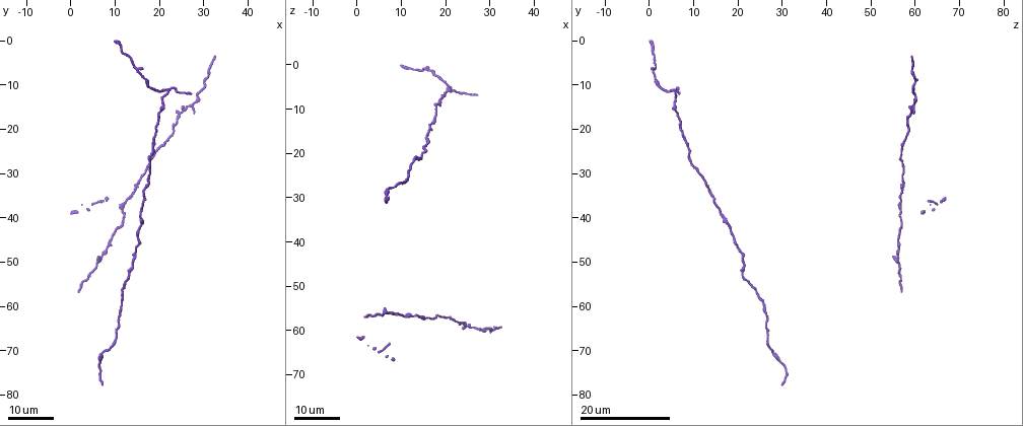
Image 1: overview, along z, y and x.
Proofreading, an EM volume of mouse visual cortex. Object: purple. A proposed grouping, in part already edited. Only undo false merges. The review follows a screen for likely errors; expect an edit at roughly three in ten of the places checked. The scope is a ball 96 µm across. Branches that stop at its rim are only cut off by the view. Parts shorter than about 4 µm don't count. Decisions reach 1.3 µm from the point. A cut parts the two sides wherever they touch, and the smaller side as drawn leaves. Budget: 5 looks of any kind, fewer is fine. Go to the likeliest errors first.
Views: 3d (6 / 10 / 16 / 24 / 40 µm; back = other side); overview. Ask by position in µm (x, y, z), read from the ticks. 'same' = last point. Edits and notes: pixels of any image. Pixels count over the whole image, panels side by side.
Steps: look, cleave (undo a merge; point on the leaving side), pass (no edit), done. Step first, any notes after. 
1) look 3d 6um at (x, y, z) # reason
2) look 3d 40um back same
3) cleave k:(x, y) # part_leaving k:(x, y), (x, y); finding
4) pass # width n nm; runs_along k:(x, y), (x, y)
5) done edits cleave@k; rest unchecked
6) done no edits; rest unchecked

look 3d 16um at (6.5, 49.5, 55.5) # three-way junction

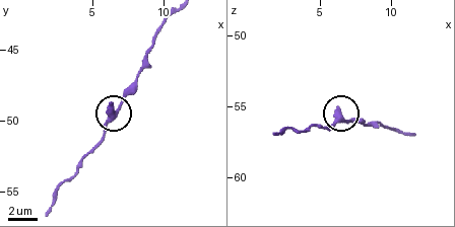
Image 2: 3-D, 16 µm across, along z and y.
look 3d 6um at (6.6, 49.6, 55.8) # closer look

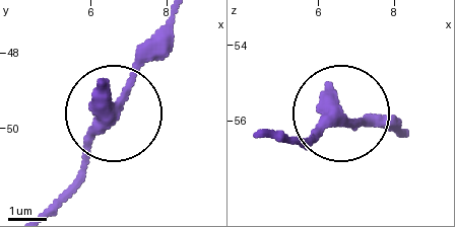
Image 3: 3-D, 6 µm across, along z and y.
pass # arms 3; one cell here

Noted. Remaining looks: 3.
look 3d 16um at (25.5, 16.0, 59.0) # sudden change in width

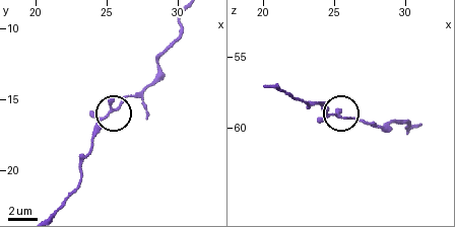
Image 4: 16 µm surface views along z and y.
look 3d 6um at (24.8, 16.2, 59.0) # closer look

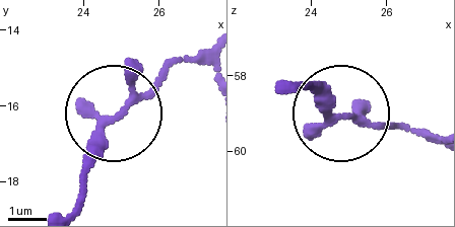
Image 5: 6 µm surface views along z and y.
pass # width 180 nm; runs_along 5:(299, 89), (337, 115), (421, 134); one cell here

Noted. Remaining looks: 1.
done no edits; rest unchecked

